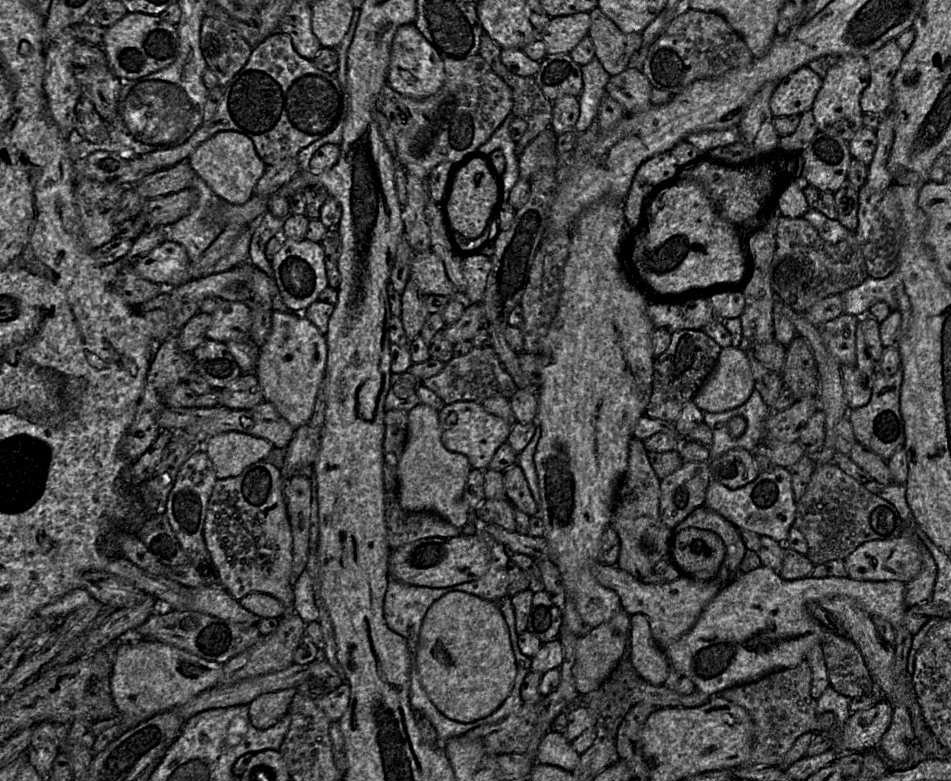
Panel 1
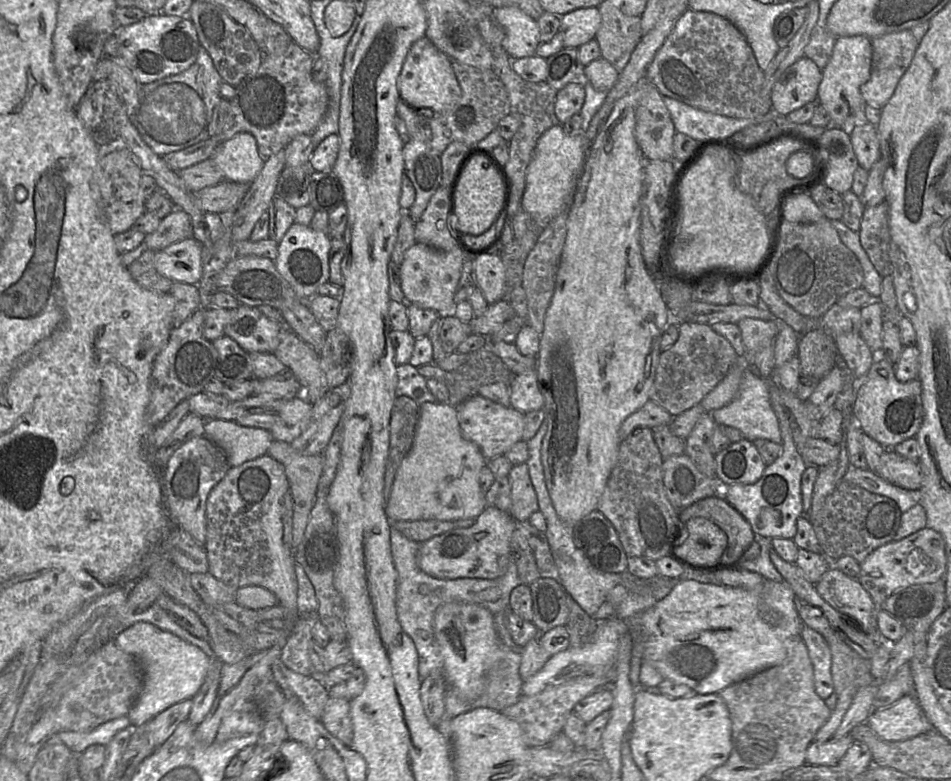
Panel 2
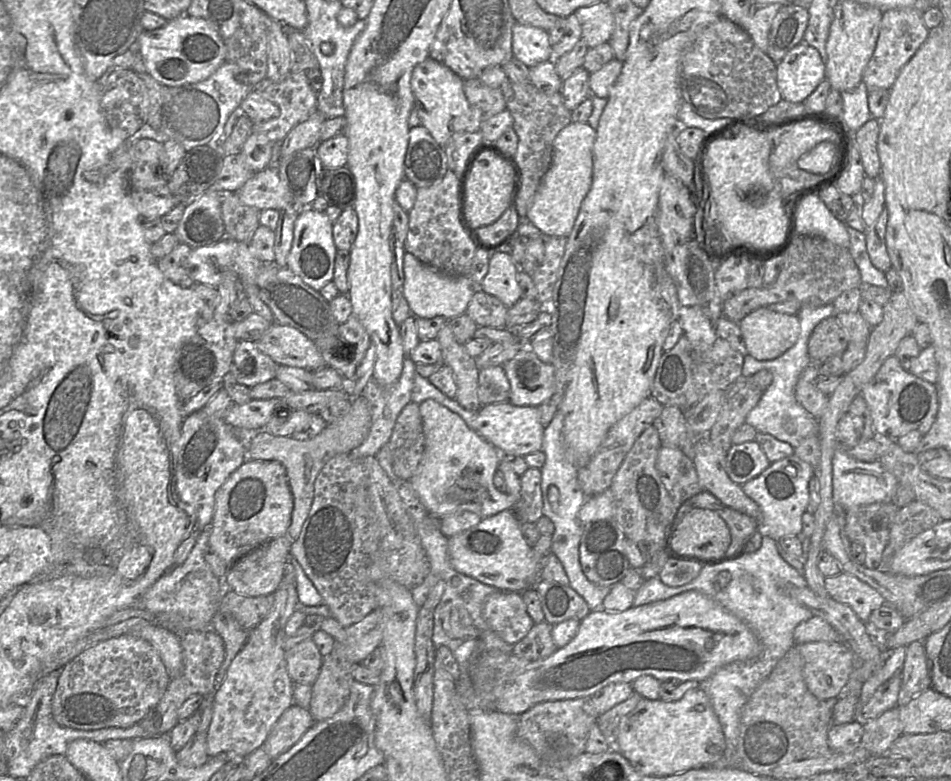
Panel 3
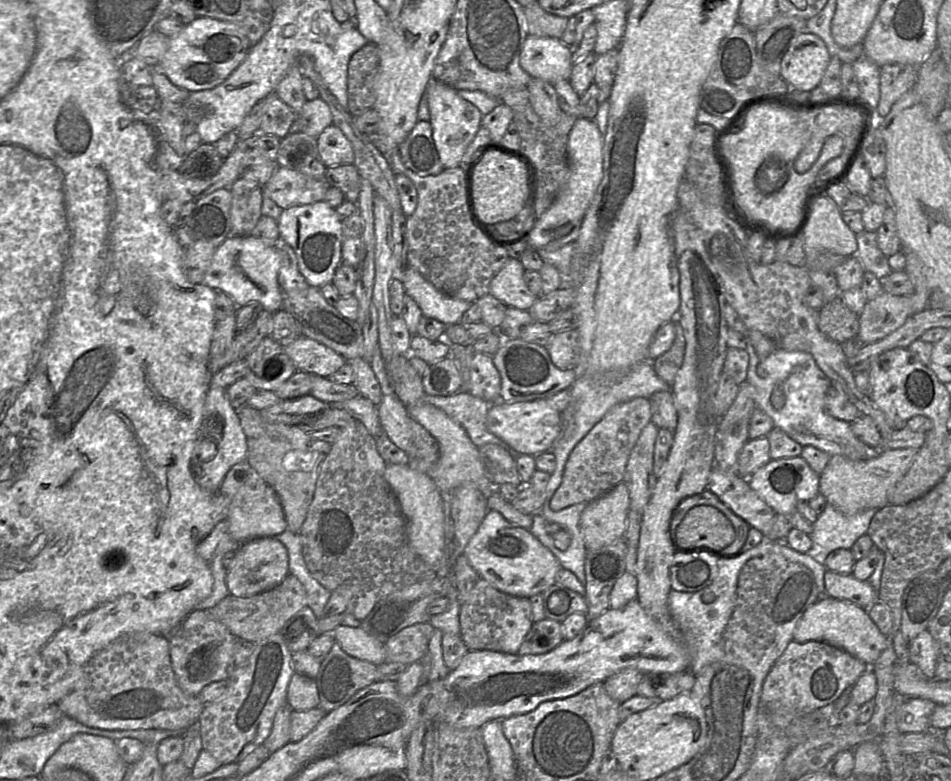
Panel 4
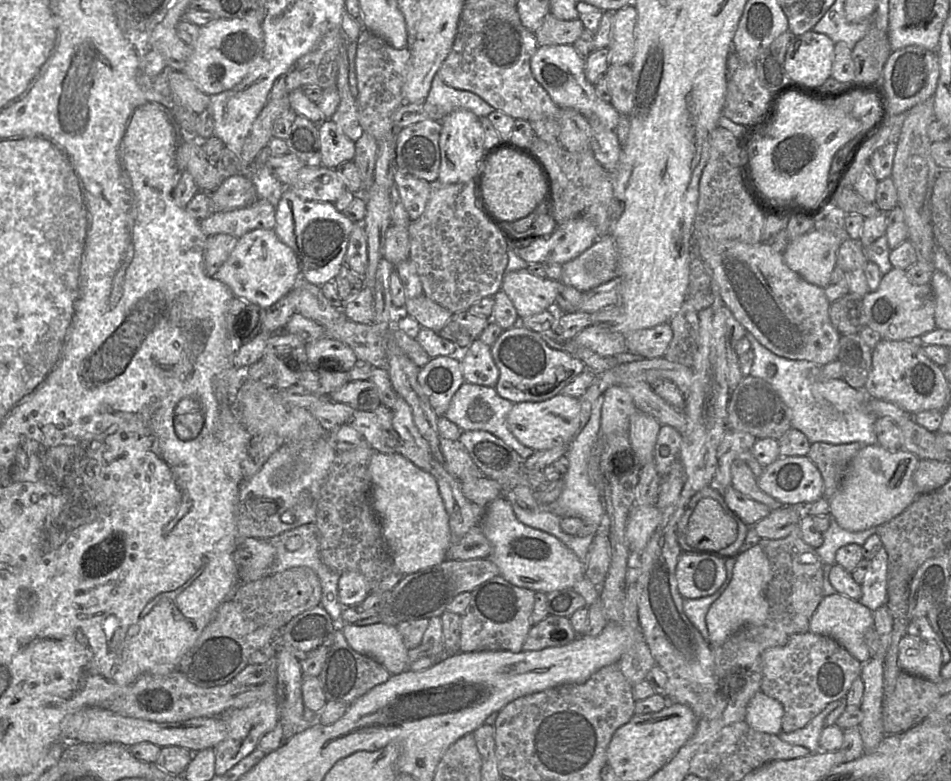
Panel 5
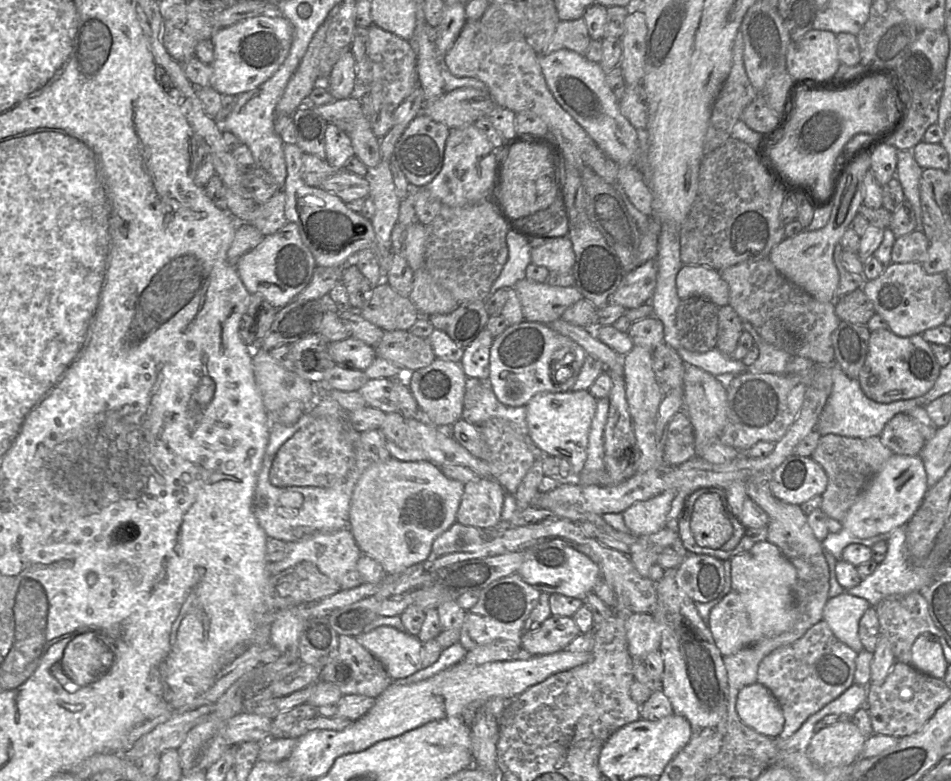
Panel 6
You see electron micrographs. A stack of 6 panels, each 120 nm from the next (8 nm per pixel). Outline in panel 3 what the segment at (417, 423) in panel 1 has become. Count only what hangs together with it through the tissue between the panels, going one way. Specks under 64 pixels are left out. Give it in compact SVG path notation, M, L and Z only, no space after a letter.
M435 400L419 404L425 435L425 450L412 477L408 480L418 500L432 516L470 511L482 519L504 510L512 510L515 502L501 493L493 483L500 455L491 443L468 427L461 416Z

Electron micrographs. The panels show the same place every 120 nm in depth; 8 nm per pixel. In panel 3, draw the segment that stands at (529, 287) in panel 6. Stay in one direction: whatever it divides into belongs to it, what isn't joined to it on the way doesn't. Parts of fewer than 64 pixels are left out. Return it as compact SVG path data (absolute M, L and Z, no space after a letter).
M492 252L486 276L479 289L498 298L507 308L512 307L521 298L521 289L516 280L518 267L511 254Z

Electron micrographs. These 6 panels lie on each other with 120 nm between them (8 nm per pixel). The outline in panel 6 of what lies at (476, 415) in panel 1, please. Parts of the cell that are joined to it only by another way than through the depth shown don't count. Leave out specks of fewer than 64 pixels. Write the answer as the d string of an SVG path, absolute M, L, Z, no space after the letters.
M589 390L540 392L525 406L528 432L532 441L546 455L567 460L576 476L584 469L587 459L588 436L597 401Z

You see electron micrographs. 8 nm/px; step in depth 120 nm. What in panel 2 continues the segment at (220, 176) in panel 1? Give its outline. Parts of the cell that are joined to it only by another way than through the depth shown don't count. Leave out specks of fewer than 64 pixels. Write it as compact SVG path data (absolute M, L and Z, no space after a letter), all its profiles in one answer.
M246 132L235 134L222 142L210 158L230 182L251 184L264 166L256 139Z

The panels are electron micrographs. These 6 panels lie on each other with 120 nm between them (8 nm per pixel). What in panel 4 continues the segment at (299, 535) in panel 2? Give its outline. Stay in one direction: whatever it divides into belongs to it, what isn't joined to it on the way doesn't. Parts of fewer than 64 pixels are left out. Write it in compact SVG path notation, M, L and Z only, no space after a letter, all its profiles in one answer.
M248 405L242 406L237 412L247 438L247 460L249 464L276 492L283 507L287 529L290 532L298 533L313 501L321 465L330 453L332 444L323 440L313 440L310 433L298 426L269 423L263 419L259 410Z

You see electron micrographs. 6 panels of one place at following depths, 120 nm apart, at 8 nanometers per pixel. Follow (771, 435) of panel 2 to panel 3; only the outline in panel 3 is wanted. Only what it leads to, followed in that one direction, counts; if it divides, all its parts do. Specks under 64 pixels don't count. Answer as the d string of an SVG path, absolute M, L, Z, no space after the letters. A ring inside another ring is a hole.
M833 303L816 307L803 304L796 314L800 322L800 333L796 342L789 349L779 357L765 361L758 361L749 354L743 356L741 371L743 378L750 377L761 370L769 370L773 375L770 385L763 391L761 398L745 419L745 423L753 426L757 432L770 434L776 439L790 444L793 448L797 447L807 437L818 436L818 419L798 403L795 397L795 387L801 373L812 363L808 355L808 340L811 332L820 321L833 315L835 315ZM784 416L789 416L793 420L795 424L794 433L789 433L784 429L782 424Z

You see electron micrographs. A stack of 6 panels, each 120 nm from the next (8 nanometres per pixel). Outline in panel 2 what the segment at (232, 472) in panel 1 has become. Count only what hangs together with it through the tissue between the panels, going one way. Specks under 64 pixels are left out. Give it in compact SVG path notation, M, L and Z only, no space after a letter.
M215 418L207 420L204 434L226 454L231 468L267 455L274 440L266 429L245 427L236 421Z

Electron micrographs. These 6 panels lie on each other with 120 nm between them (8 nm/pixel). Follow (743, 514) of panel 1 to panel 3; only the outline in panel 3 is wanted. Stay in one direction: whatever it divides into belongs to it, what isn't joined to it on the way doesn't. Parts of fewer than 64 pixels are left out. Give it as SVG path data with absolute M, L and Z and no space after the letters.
M793 454L770 463L760 475L743 484L744 493L759 505L762 512L757 531L776 541L787 536L801 536L802 515L809 502L808 485L812 477L813 467Z

